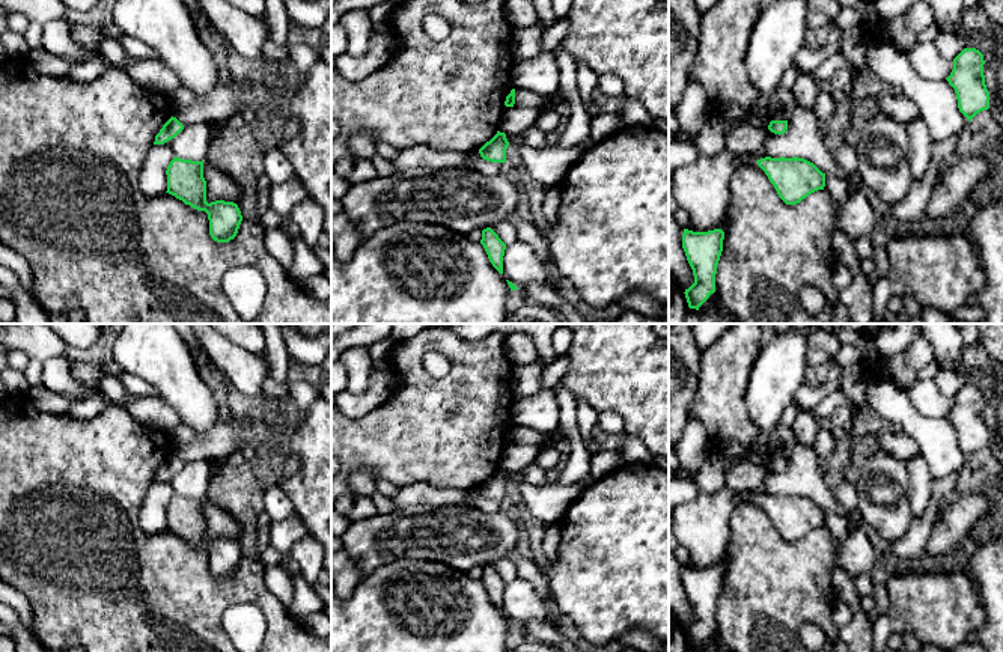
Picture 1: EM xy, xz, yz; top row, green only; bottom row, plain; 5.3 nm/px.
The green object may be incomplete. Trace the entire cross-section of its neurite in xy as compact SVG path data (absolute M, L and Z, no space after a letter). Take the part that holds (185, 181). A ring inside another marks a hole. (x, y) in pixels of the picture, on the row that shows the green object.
M175 157L167 166L166 175L166 193L182 200L185 205L208 214L209 235L214 241L229 242L236 236L242 221L241 211L233 202L206 202L203 161L191 161Z

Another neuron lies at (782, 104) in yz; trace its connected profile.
M779 87L770 101L770 117L771 120L789 120L797 107L792 89Z

